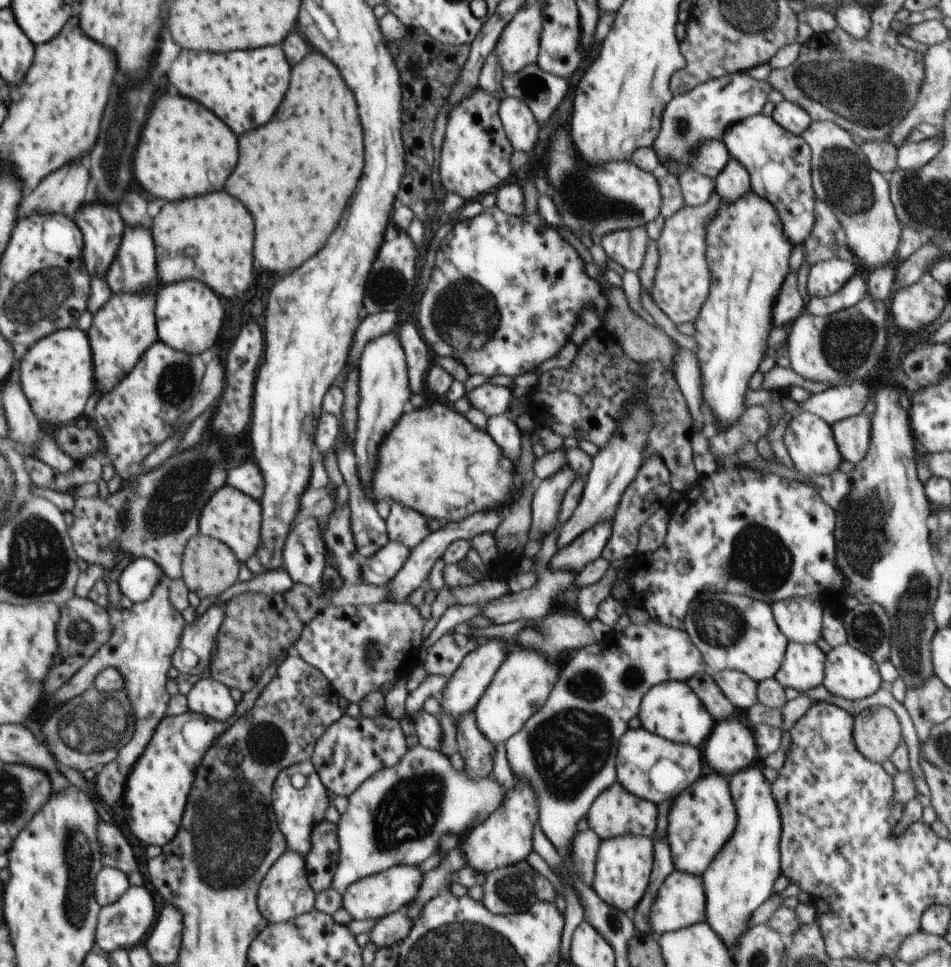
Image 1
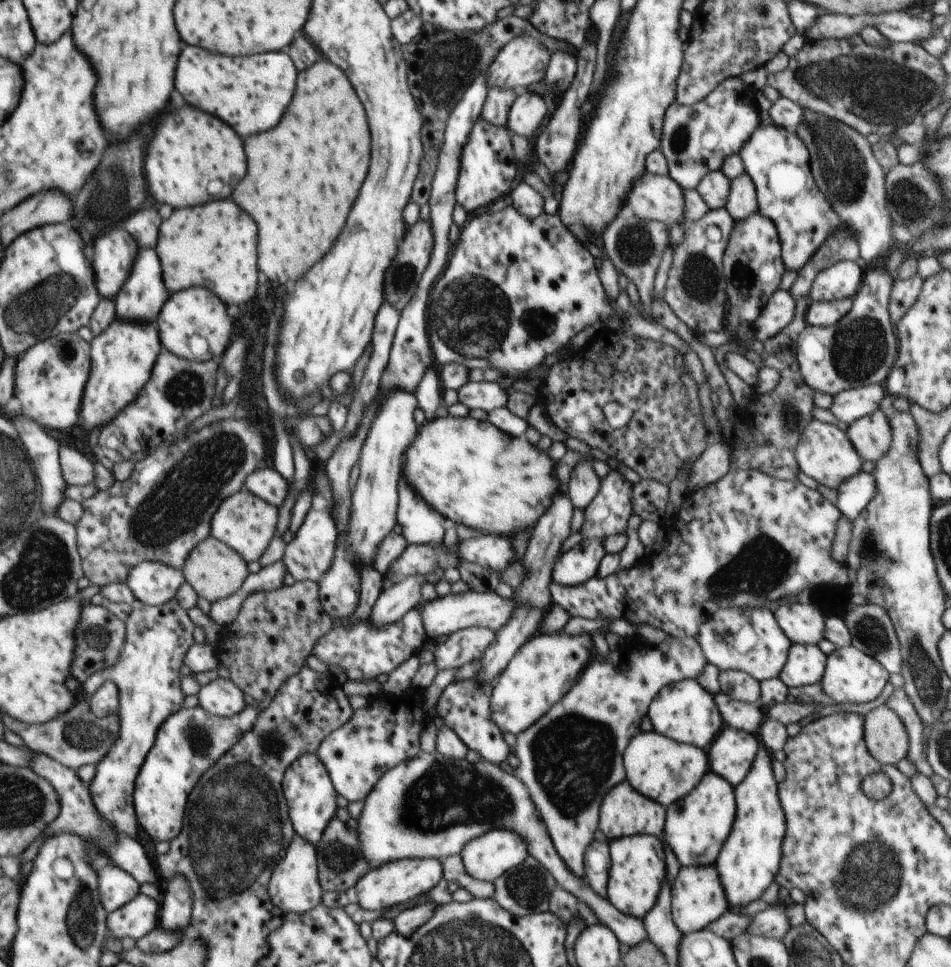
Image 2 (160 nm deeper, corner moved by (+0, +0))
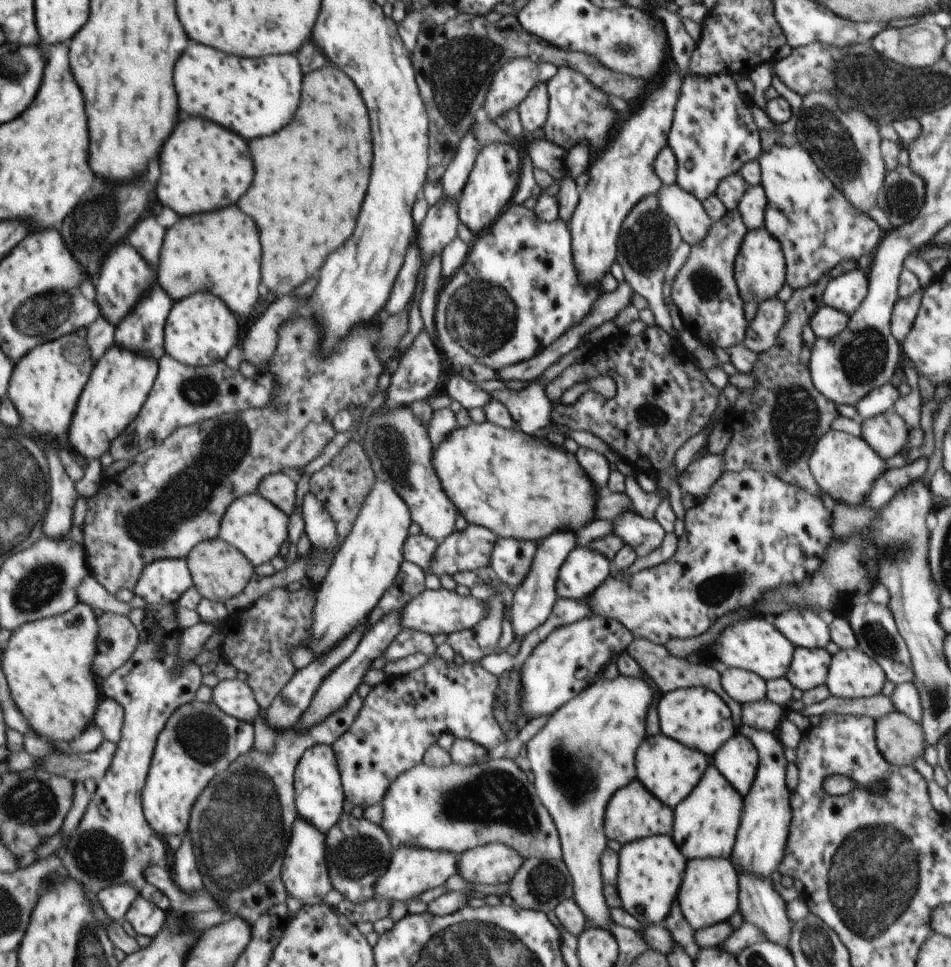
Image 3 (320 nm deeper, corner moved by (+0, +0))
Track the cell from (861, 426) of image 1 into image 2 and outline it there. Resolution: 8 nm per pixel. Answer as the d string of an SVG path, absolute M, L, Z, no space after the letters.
M880 409L855 420L846 434L863 460L880 460L893 439L889 418Z

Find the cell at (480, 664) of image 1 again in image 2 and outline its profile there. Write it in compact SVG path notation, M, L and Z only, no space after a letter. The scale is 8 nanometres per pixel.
M558 494L552 508L540 518L540 522L529 533L529 543L522 558L526 574L520 586L514 589L512 600L515 602L515 607L510 620L497 630L494 642L490 643L490 646L480 658L483 668L475 676L480 684L486 681L494 683L496 676L506 668L519 648L528 642L531 637L538 634L538 626L544 618L544 613L547 612L553 602L550 590L553 582L553 566L556 559L561 555L560 548L562 548L564 540L572 534L573 509L574 506L570 500L564 494Z

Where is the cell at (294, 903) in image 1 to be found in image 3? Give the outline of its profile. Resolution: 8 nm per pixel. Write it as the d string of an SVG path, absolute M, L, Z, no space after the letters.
M297 817L293 822L290 840L281 868L281 877L287 894L300 899L304 905L320 905L324 897L333 889L326 864L325 840L327 835L320 832L307 820Z

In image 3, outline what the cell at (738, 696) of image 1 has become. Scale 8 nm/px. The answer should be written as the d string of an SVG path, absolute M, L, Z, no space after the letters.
M728 666L720 668L720 672L721 685L736 702L751 703L766 698L767 684L755 672Z

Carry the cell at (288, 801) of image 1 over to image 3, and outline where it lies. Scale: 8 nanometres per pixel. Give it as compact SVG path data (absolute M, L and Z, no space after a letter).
M316 745L304 752L295 768L294 786L295 803L300 818L326 834L339 822L345 799L339 764L331 745Z

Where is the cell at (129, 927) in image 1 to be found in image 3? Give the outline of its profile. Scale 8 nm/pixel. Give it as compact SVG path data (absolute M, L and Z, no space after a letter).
M140 894L133 900L125 919L132 924L138 935L146 935L152 938L159 934L163 928L164 914L159 905L146 900Z

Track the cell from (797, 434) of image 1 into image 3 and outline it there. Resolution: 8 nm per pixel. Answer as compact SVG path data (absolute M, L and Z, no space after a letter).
M830 429L815 444L809 467L819 487L836 503L849 507L864 507L866 497L877 478L888 469L884 460L862 437Z

